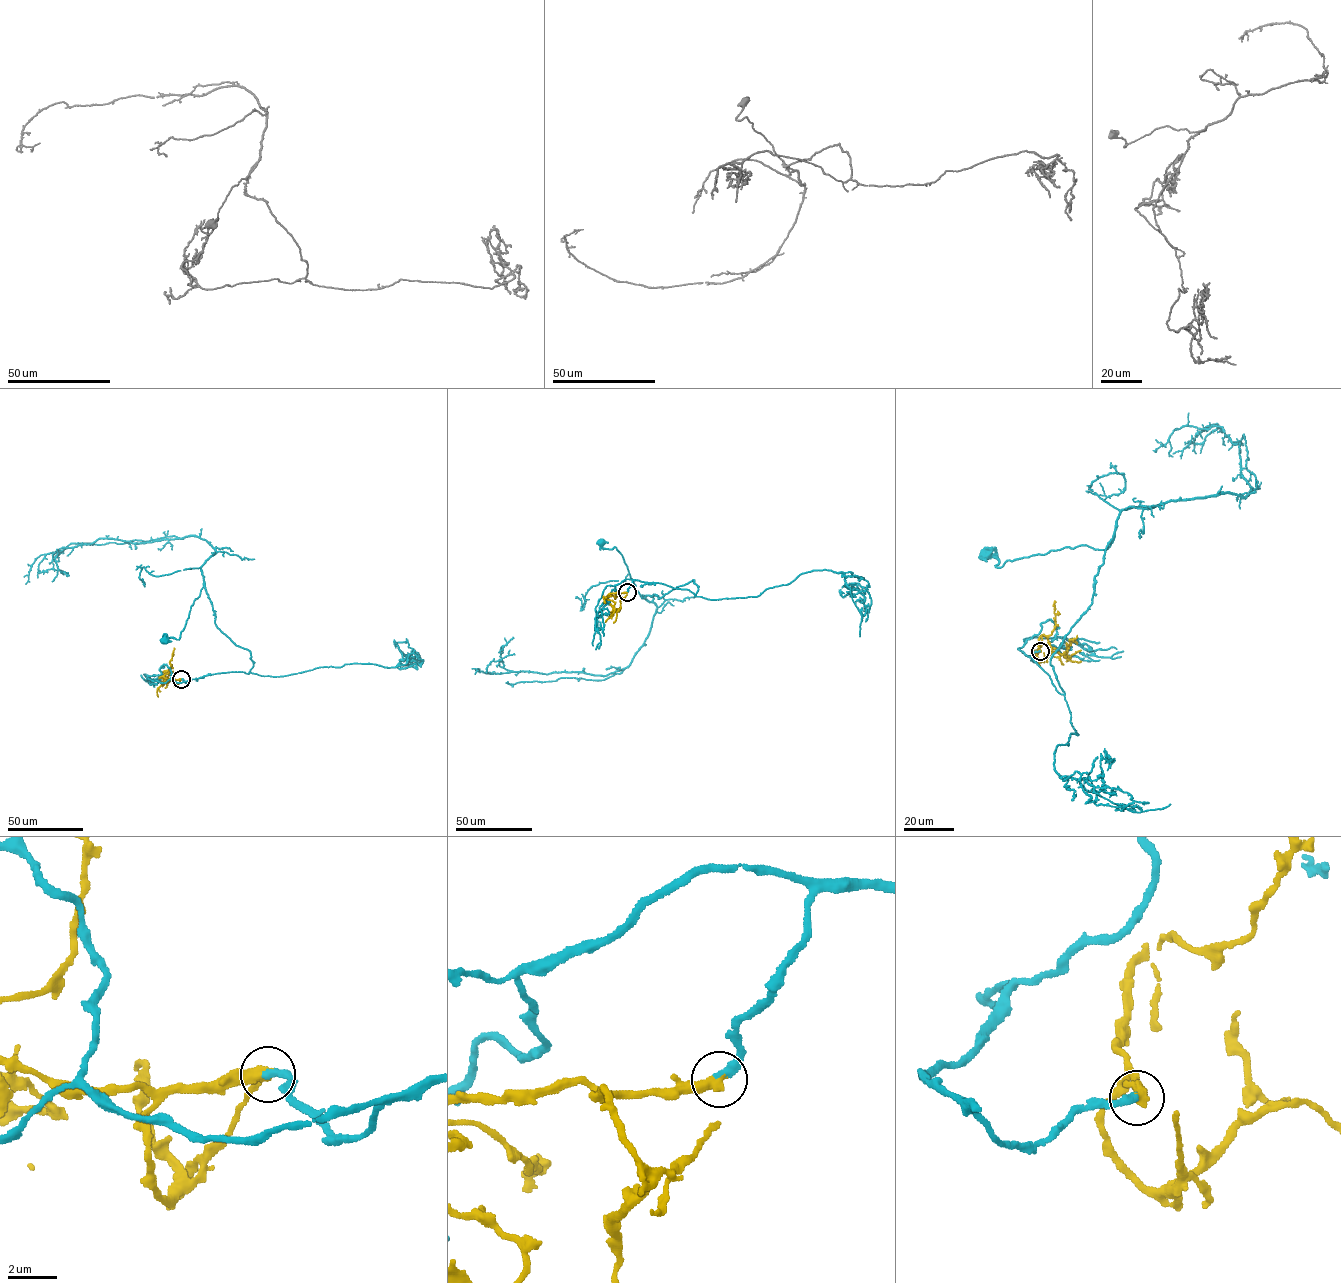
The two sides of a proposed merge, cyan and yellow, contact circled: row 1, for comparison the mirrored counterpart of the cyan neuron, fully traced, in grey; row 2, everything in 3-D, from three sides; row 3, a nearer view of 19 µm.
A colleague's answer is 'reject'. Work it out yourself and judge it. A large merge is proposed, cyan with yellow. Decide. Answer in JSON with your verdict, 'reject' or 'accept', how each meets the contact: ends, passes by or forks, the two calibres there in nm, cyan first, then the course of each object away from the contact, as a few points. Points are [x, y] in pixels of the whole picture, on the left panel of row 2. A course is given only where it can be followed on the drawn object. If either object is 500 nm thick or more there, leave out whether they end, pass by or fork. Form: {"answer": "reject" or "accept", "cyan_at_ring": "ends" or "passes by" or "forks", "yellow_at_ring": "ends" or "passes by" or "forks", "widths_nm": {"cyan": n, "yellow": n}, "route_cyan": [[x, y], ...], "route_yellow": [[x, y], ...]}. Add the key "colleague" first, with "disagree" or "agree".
{"colleague": "disagree", "answer": "accept", "widths_nm": {"cyan": 340, "yellow": 500}, "route_cyan": [[182, 679], [247, 673], [251, 653], [215, 624], [204, 585], [179, 639], [165, 640]], "route_yellow": [[182, 679], [174, 681], [175, 686], [174, 678], [168, 682], [165, 674], [172, 664]]}

